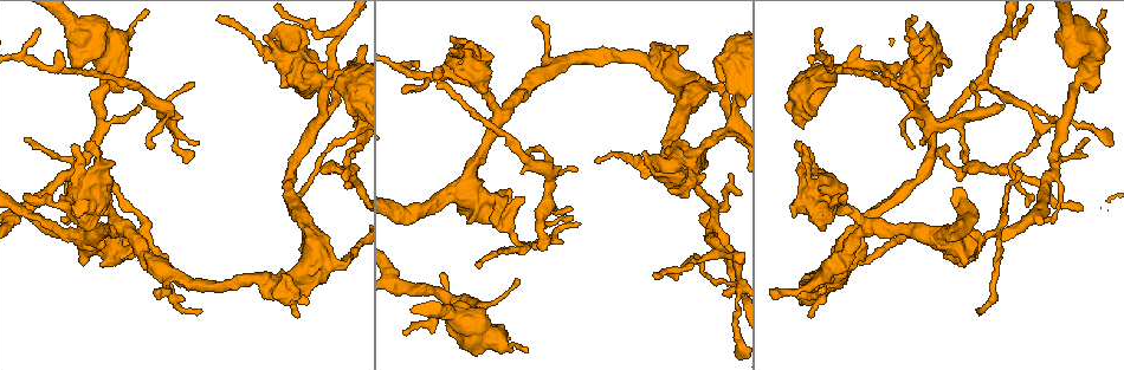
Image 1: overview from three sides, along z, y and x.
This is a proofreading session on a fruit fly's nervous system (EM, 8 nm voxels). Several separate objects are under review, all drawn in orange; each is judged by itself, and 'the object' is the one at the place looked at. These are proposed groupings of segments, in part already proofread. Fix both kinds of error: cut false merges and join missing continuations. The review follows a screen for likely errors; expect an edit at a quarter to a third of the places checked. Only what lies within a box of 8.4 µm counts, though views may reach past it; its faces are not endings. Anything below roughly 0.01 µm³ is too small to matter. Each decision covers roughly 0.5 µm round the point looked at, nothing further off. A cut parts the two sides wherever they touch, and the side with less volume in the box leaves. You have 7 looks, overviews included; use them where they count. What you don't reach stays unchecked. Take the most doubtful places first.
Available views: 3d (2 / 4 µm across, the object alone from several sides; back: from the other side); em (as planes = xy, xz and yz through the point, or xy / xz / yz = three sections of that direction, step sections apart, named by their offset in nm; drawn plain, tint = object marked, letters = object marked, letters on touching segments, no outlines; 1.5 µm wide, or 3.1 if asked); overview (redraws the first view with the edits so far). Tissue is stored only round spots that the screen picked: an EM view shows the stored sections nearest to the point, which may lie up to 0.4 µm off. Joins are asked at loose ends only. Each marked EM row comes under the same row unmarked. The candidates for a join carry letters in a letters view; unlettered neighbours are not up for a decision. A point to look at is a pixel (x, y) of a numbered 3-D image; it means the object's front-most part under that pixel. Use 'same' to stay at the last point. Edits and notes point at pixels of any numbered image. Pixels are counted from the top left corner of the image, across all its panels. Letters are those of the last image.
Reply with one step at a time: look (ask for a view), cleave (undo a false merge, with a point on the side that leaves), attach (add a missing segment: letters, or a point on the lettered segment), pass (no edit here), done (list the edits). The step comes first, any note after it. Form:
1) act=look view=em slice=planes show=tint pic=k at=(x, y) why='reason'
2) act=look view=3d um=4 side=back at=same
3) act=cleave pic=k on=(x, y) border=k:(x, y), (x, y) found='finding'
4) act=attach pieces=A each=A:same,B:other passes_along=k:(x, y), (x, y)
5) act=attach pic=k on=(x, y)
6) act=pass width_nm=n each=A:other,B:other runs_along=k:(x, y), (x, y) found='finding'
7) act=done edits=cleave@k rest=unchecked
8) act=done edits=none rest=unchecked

act=look view=em slice=planes show=letters pic=1 at=(544, 250)

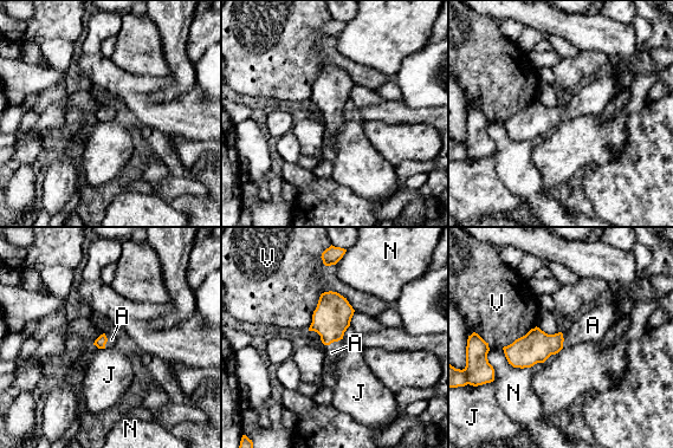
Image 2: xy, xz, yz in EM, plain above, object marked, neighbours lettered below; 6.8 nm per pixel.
act=attach pieces=A each=A:same,J:other,N:other,V:other passes_along=2:(332, 316), (332, 342), (331, 352) found='it goes on there'

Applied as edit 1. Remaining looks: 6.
act=look view=3d um=4 side=back pic=1 at=(883, 71) why='sharp bend'

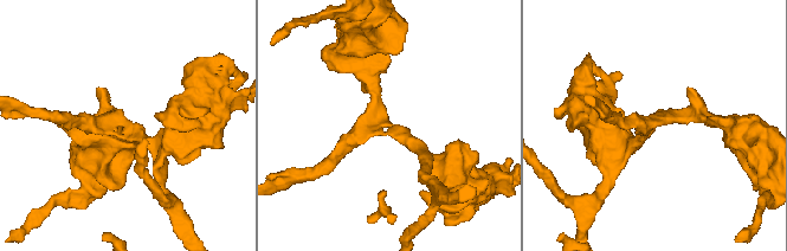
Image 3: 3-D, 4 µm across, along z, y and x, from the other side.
act=look view=em slice=planes show=letters pic=3 at=(389, 124)

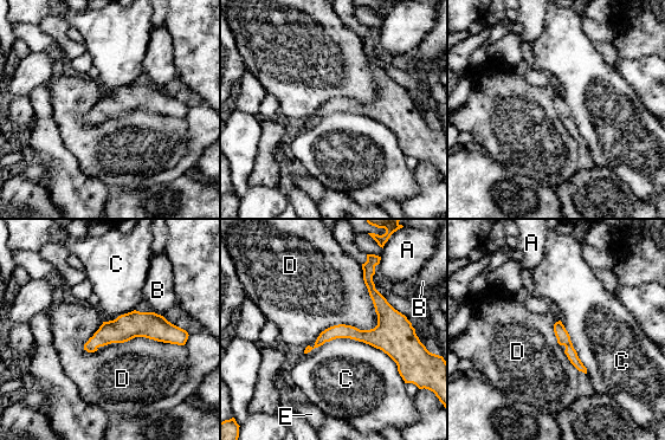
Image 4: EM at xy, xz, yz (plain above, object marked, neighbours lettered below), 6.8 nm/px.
act=pass each=A:other,B:other,C:other,D:other,E:other runs_along=4:(178, 338), (122, 329), (86, 347) found='all the same neuron'

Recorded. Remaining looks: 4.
act=look view=em slice=planes show=letters pic=1 at=(923, 142)

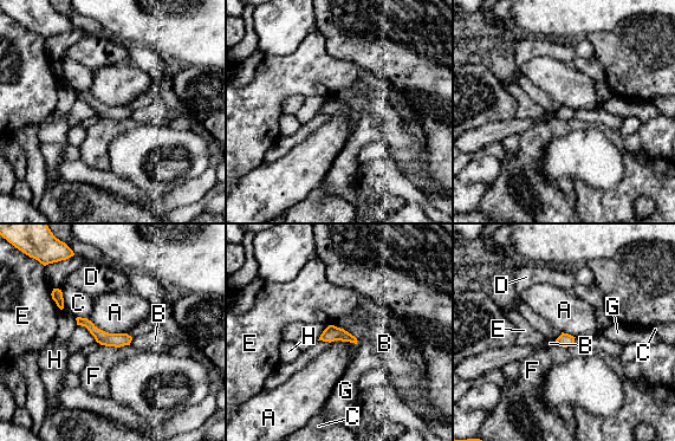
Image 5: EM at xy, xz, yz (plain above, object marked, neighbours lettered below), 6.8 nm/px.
act=pass width_nm=90 each=A:other,B:other,C:other,D:other,E:other,F:other,G:other,H:other runs_along=5:(79, 320), (103, 338), (128, 339) found='none of them fits'

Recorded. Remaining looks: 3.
act=done edits=attach@2 rest=unchecked

